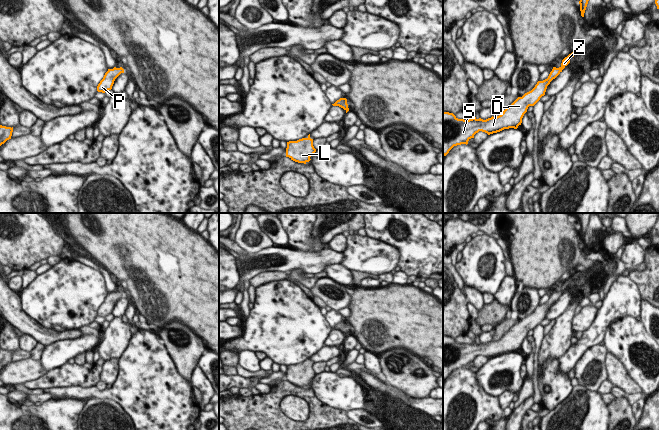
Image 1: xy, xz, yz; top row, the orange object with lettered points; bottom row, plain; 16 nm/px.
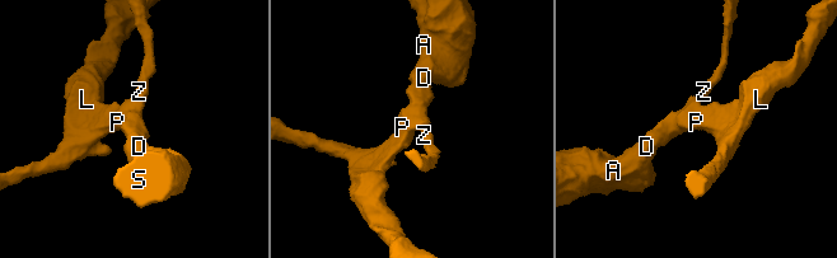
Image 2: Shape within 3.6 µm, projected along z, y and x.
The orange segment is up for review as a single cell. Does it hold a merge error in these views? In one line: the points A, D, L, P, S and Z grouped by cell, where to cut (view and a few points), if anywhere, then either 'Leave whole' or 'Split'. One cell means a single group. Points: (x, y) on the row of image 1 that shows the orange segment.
Groups: A D L P S Z. No split. Leave whole

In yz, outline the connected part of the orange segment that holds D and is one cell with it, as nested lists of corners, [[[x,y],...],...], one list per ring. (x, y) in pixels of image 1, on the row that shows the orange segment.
[[[575,51],[562,60],[559,68],[553,67],[547,79],[538,81],[531,91],[525,93],[522,97],[518,97],[497,117],[492,116],[483,120],[481,118],[477,119],[472,114],[472,119],[464,120],[458,119],[453,113],[443,112],[443,155],[446,156],[454,146],[467,145],[468,141],[474,138],[474,135],[479,131],[490,135],[504,129],[517,129],[521,125],[528,107],[534,106],[545,95],[547,86],[570,63],[570,59],[574,55]]]

